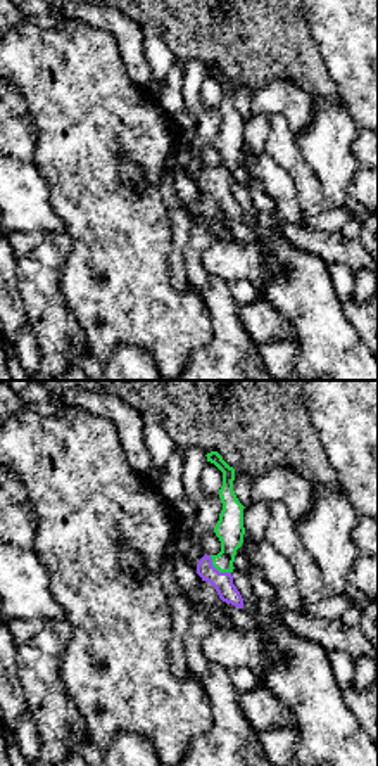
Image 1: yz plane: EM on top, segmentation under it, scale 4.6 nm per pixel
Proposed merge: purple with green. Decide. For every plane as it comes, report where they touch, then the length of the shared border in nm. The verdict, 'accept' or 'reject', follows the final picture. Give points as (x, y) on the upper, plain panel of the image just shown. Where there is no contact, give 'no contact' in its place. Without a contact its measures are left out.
contact (216, 182); length 130 nm

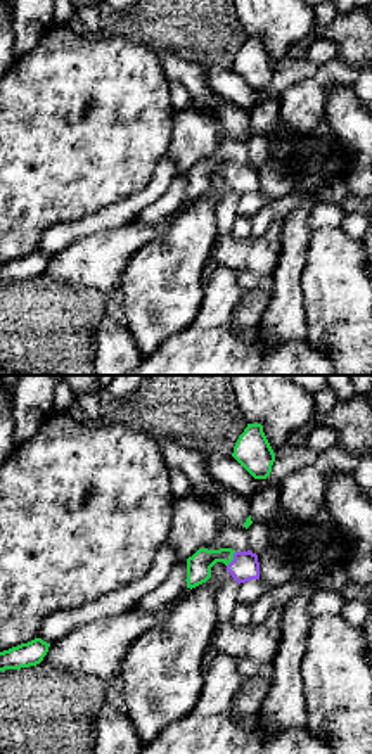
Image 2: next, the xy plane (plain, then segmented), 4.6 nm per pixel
contact (234, 172); length 80 nm

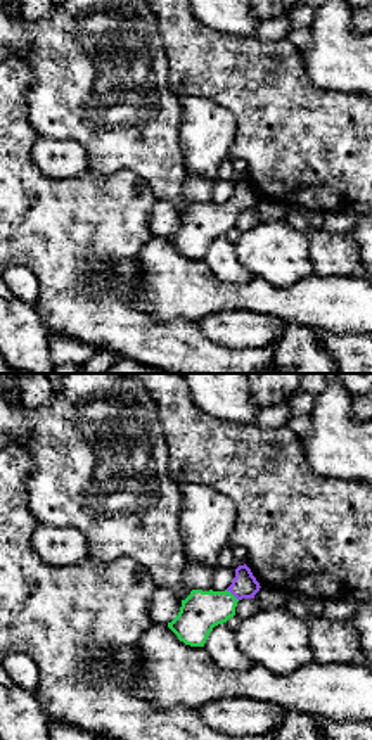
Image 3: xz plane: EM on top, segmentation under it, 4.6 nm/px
contact (232, 206); length 80 nm

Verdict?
accept

